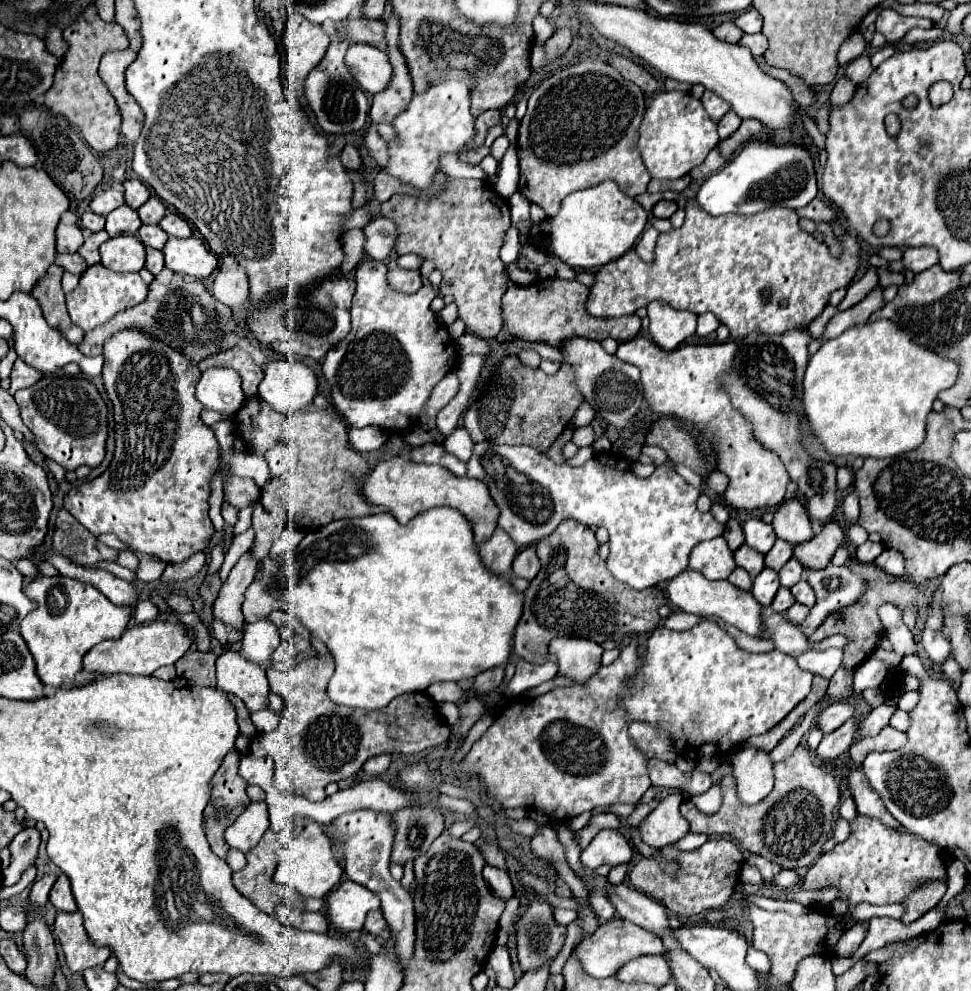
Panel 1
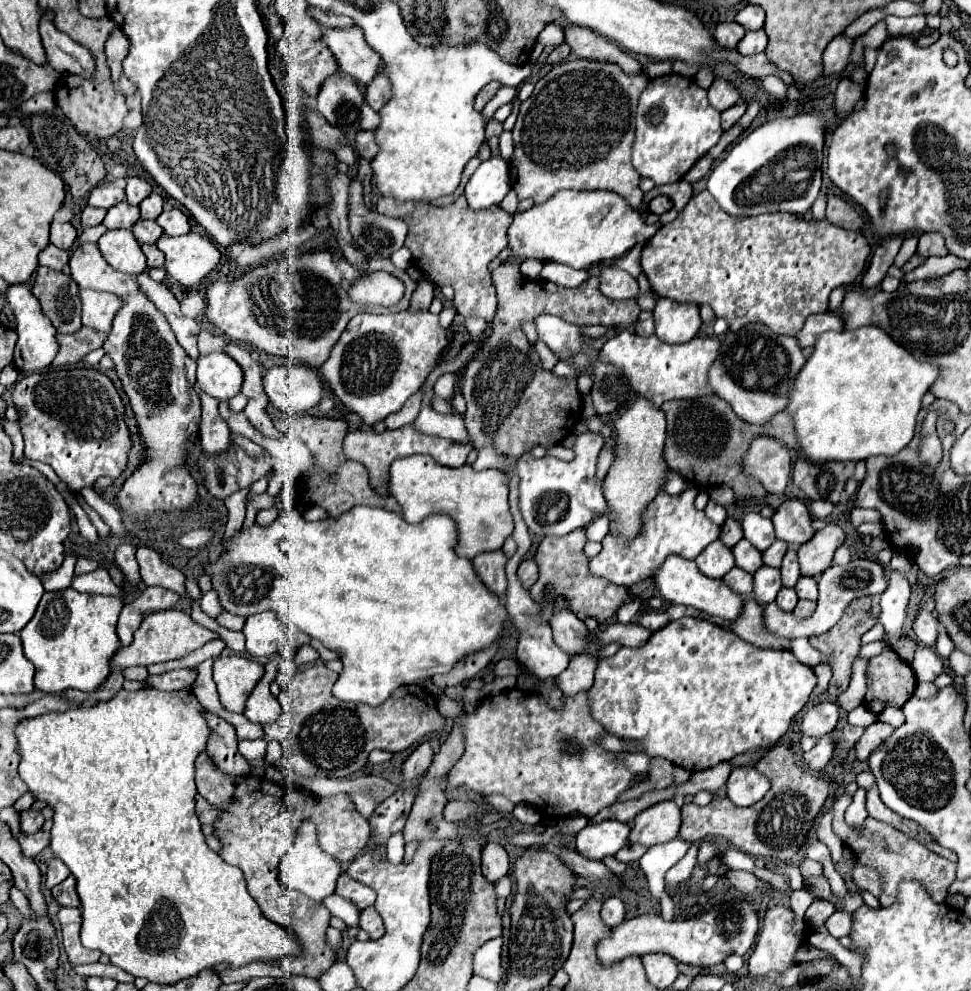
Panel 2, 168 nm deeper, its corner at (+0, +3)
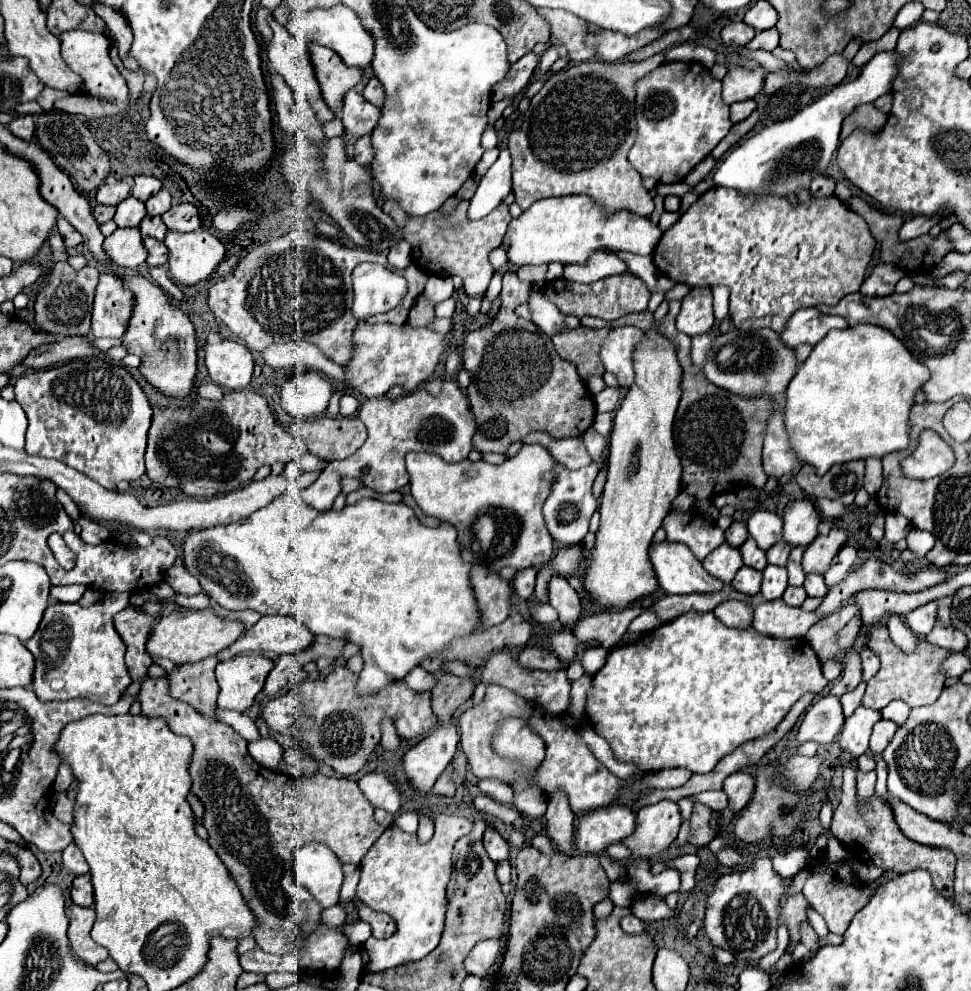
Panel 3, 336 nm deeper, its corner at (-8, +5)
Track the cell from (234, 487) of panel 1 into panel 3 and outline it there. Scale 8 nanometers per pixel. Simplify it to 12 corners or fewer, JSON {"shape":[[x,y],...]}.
{"shape":[[253,389],[155,409],[147,475],[197,499],[307,445]]}

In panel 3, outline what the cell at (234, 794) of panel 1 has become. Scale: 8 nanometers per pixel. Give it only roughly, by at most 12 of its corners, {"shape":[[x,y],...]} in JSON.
{"shape":[[215,657],[169,673],[171,697],[219,721]]}

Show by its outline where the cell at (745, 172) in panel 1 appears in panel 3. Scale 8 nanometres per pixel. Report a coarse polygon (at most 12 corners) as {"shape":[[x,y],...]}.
{"shape":[[877,53],[797,115],[735,145],[713,181],[789,197],[825,175],[843,119],[889,93]]}

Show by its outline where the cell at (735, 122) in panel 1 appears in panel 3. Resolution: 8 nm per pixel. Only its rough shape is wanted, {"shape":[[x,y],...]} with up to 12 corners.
{"shape":[[755,101],[731,105],[731,123],[739,123],[751,115]]}

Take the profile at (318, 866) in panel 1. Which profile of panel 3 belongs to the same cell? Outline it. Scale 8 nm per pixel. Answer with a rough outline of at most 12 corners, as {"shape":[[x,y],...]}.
{"shape":[[311,841],[295,851],[299,883],[319,901],[339,901],[337,855]]}

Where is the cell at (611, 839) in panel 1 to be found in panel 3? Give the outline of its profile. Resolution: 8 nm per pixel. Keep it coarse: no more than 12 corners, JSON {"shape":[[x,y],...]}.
{"shape":[[623,805],[595,809],[577,823],[581,853],[601,853],[635,829]]}

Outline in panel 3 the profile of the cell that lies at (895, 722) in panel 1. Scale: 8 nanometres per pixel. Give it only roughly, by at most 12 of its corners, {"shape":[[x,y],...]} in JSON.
{"shape":[[891,701],[881,715],[903,725],[909,717],[909,705]]}

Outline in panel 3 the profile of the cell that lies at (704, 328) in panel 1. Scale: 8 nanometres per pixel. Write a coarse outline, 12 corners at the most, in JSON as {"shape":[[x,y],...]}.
{"shape":[[713,287],[715,319],[723,319],[729,309],[729,291]]}

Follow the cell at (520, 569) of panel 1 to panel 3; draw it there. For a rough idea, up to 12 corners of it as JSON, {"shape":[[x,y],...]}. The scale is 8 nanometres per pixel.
{"shape":[[537,569],[515,575],[513,589],[521,599],[531,599]]}

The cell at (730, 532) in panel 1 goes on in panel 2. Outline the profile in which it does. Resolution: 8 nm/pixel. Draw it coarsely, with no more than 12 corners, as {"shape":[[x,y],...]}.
{"shape":[[735,519],[721,525],[721,539],[727,547],[743,539],[743,529]]}

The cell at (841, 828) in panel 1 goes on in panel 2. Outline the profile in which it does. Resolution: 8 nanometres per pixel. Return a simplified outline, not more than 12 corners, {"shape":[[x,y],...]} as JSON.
{"shape":[[829,811],[819,817],[817,837],[833,863],[843,859],[843,843],[831,829]]}

